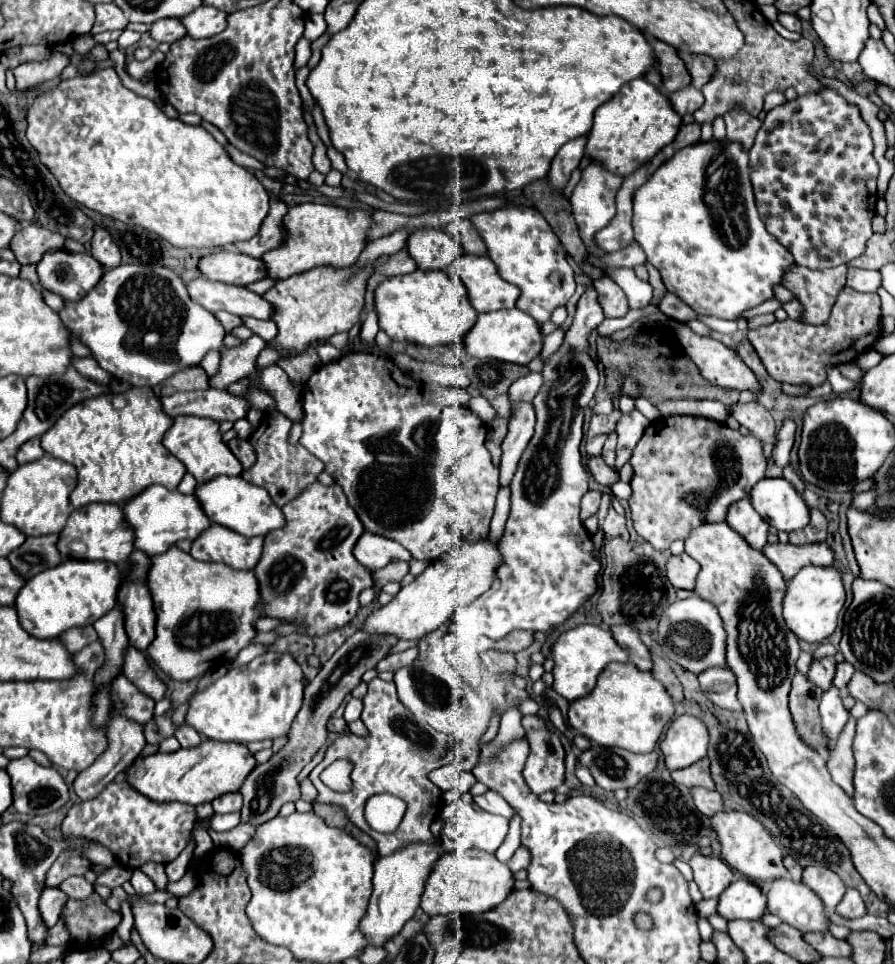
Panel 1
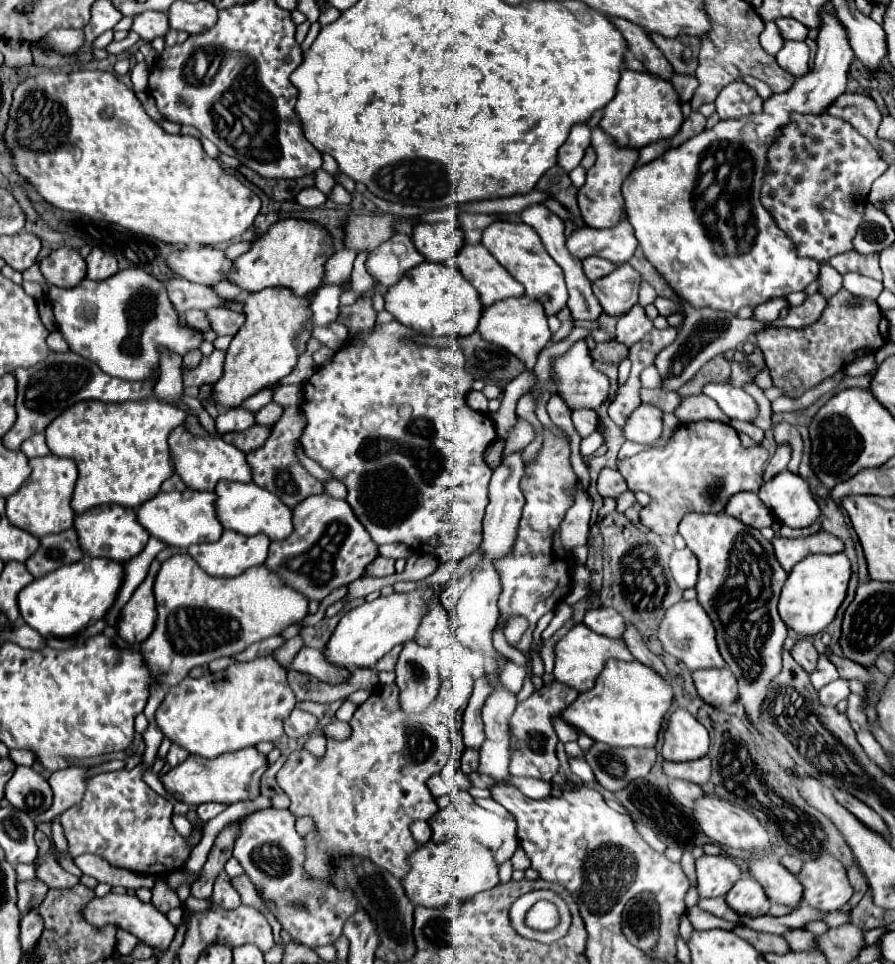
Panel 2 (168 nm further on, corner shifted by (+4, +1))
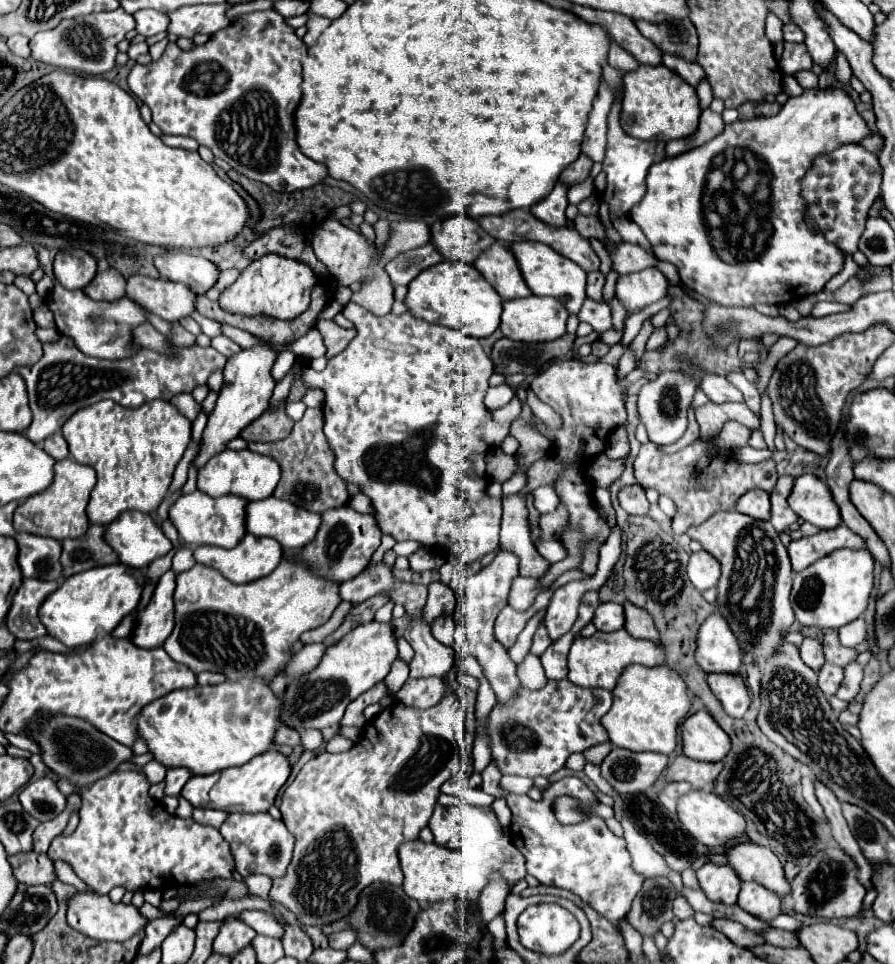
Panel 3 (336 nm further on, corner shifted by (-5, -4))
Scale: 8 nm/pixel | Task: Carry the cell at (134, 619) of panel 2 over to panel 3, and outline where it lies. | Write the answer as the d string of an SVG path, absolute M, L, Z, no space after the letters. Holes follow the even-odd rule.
M165 572L153 592L153 598L145 610L139 612L139 622L133 632L133 644L139 648L161 646L173 630L173 592L175 572Z

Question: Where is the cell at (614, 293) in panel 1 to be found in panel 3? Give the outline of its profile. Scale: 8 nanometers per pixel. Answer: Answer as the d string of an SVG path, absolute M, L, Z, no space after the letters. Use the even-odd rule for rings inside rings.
M645 268L641 272L621 276L617 280L615 296L627 310L639 310L667 296L667 288L669 282L663 272L657 268Z

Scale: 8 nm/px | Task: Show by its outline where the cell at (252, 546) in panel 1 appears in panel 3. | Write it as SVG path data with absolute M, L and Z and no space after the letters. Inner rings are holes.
M245 534L245 538L231 550L203 544L193 550L193 556L199 564L219 570L227 580L231 580L235 584L247 584L247 582L253 582L253 580L259 580L259 578L271 574L277 568L277 564L281 562L283 550L281 550L281 544L273 538L257 538L253 534Z

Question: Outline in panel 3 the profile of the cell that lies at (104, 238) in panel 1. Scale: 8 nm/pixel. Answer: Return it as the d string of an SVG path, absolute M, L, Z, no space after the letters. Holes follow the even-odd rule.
M109 268L107 272L99 272L85 288L83 292L91 298L91 300L103 300L103 302L113 302L125 296L125 278Z

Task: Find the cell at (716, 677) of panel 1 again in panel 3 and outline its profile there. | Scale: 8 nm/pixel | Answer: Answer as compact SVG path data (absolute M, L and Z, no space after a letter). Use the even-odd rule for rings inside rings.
M709 674L707 682L725 712L733 718L743 718L751 702L745 678L741 674Z

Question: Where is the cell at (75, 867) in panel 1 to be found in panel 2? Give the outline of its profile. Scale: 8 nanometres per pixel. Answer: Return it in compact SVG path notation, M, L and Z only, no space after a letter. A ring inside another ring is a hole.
M40 879L18 883L18 909L20 909L20 913L26 913L30 909L38 909L46 891L48 891L48 885L40 883Z

